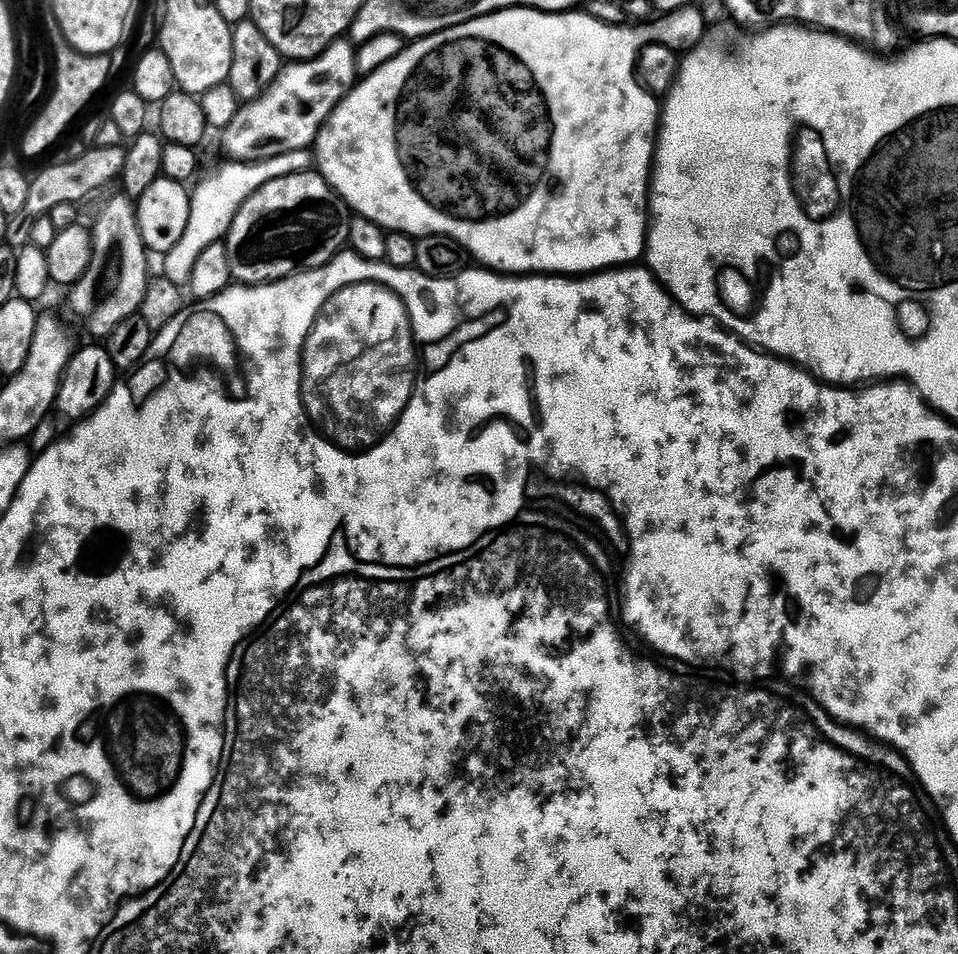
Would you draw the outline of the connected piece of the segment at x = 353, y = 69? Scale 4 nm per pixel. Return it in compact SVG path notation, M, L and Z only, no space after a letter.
M341 38L329 44L328 49L315 60L289 63L281 71L280 77L257 100L241 103L238 114L234 114L234 122L222 130L224 152L228 158L236 162L260 162L270 158L266 156L280 156L283 152L296 152L299 148L311 149L328 117L357 83L357 53L357 49L347 39Z

